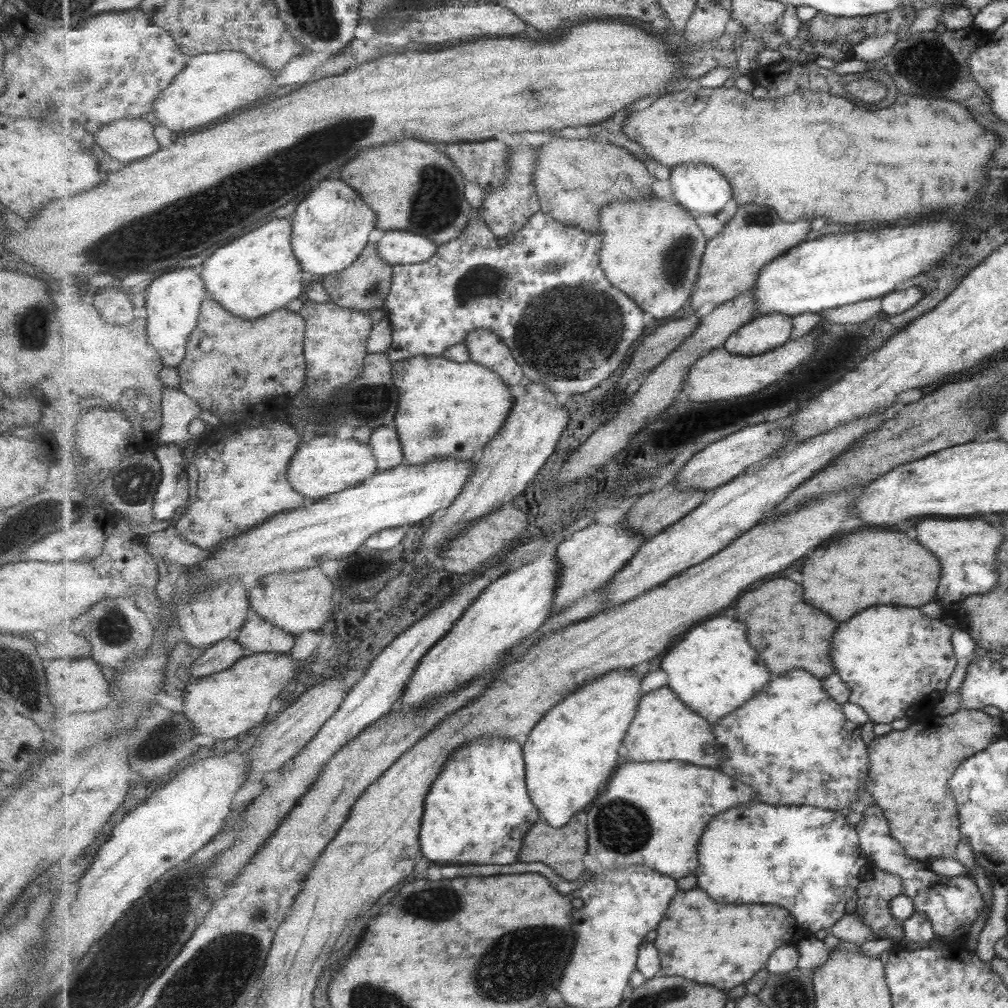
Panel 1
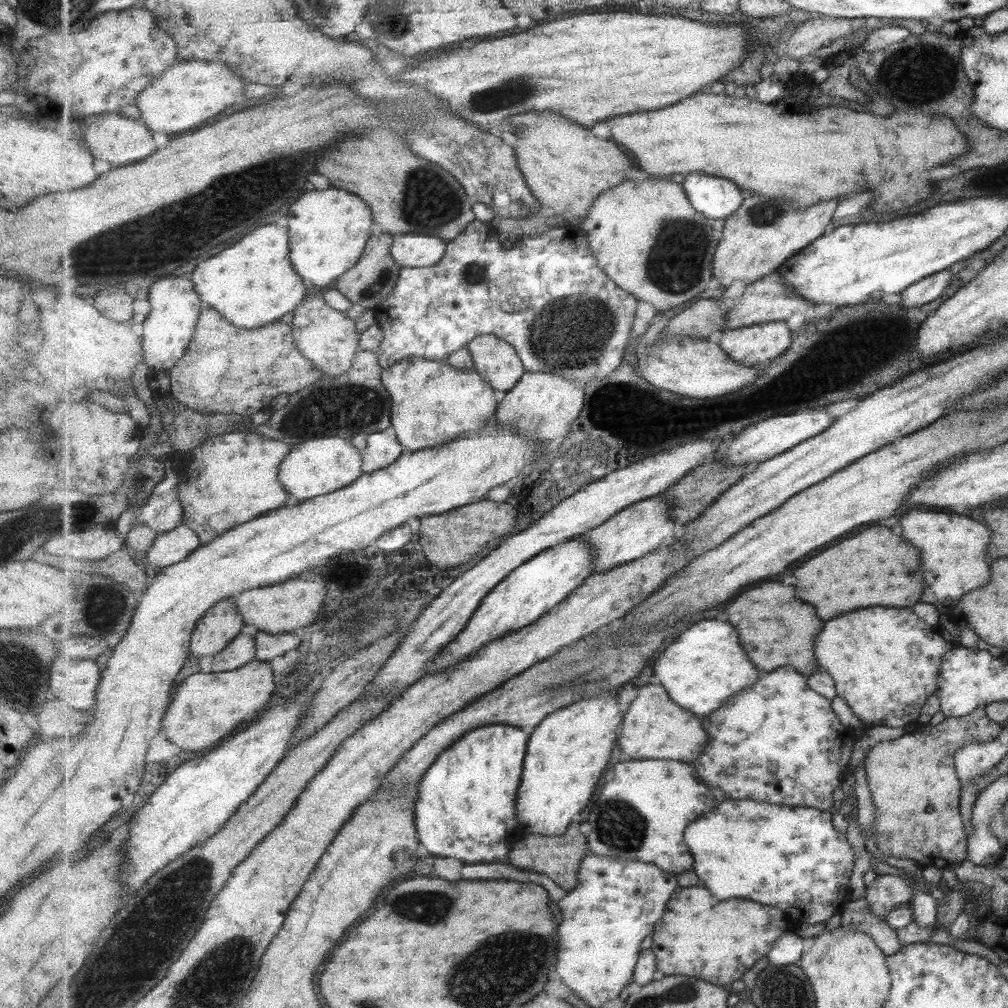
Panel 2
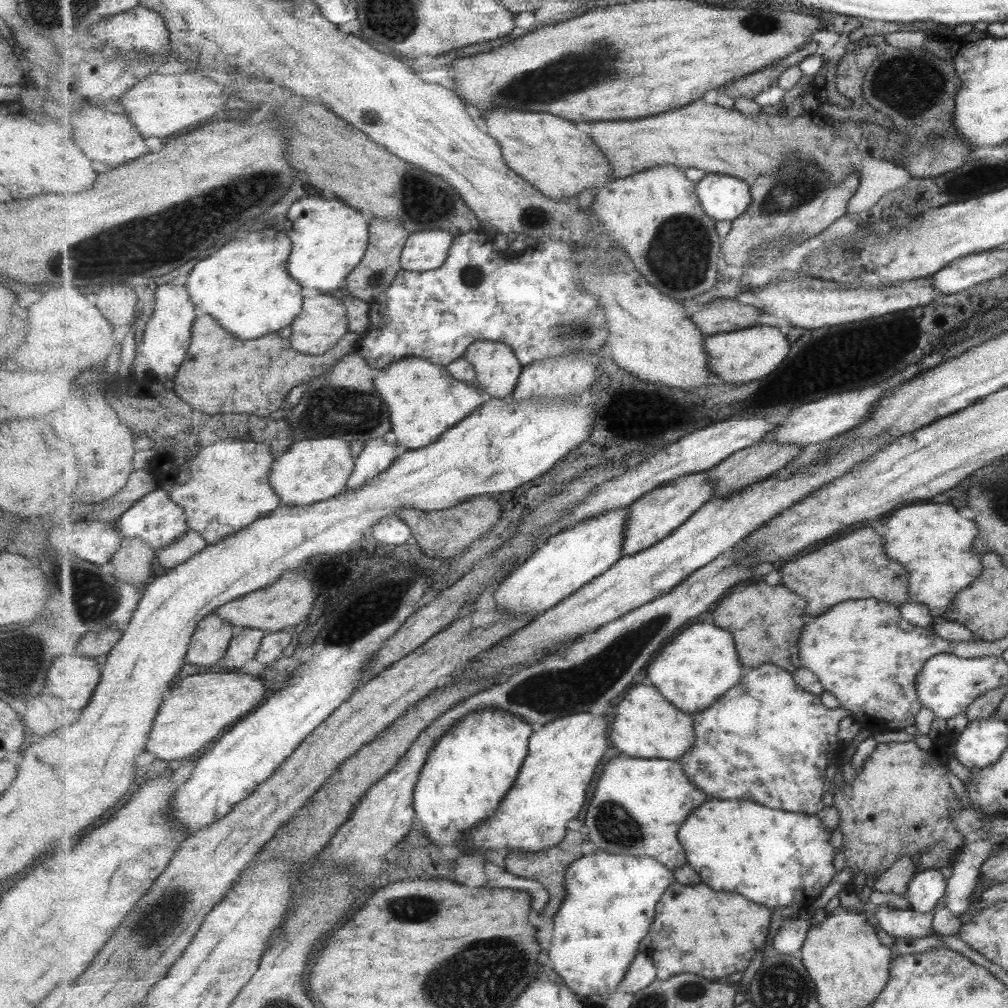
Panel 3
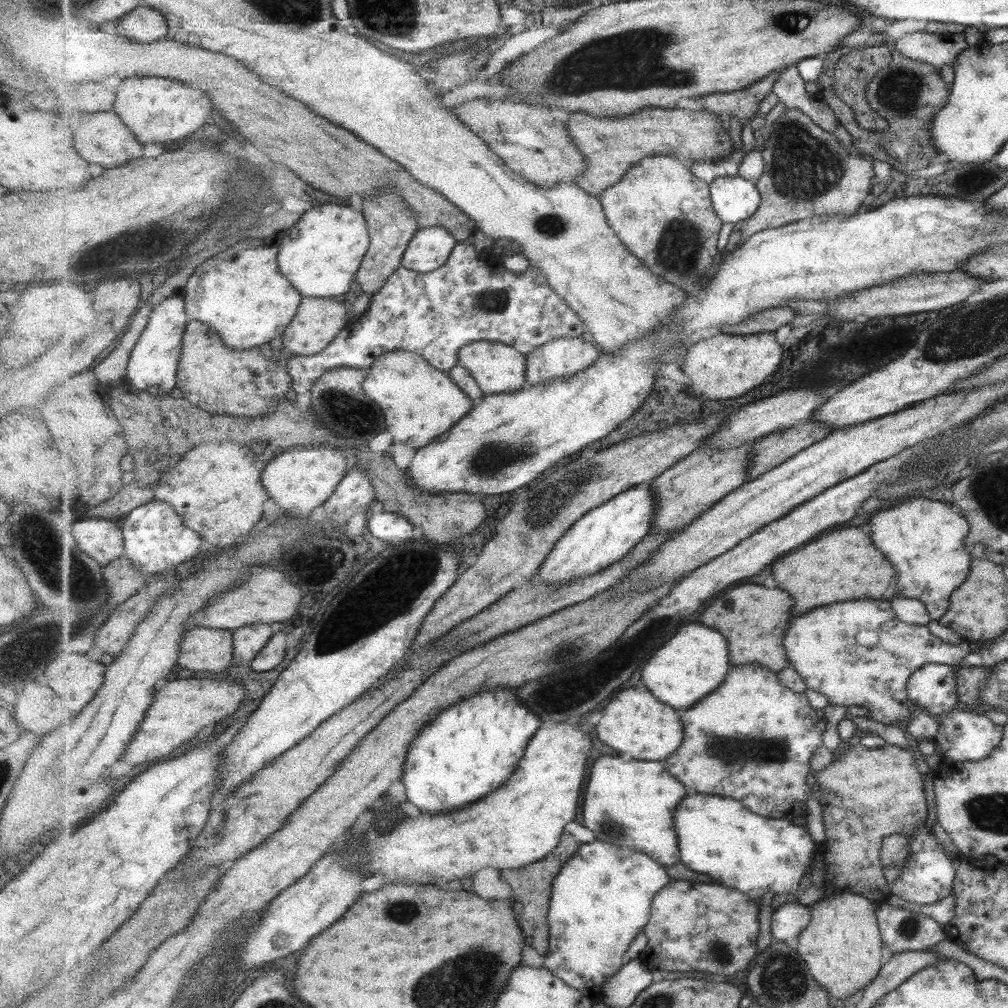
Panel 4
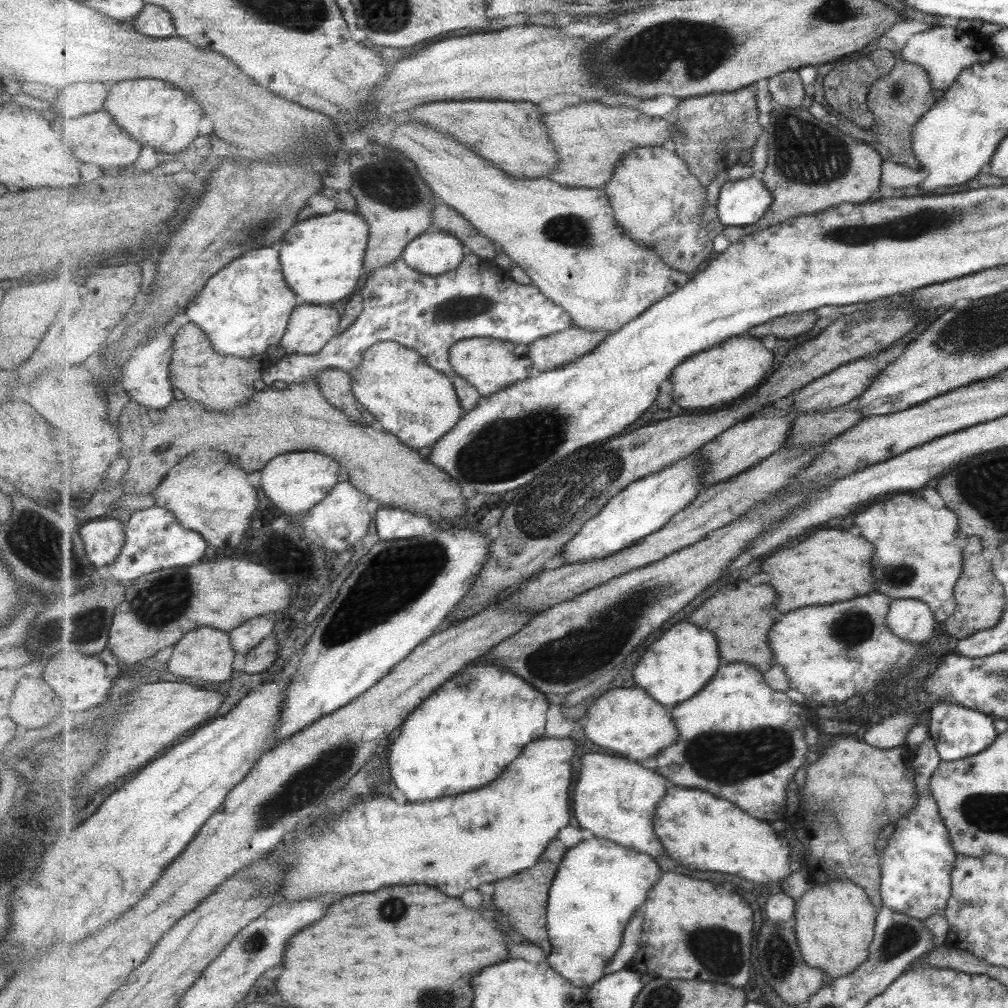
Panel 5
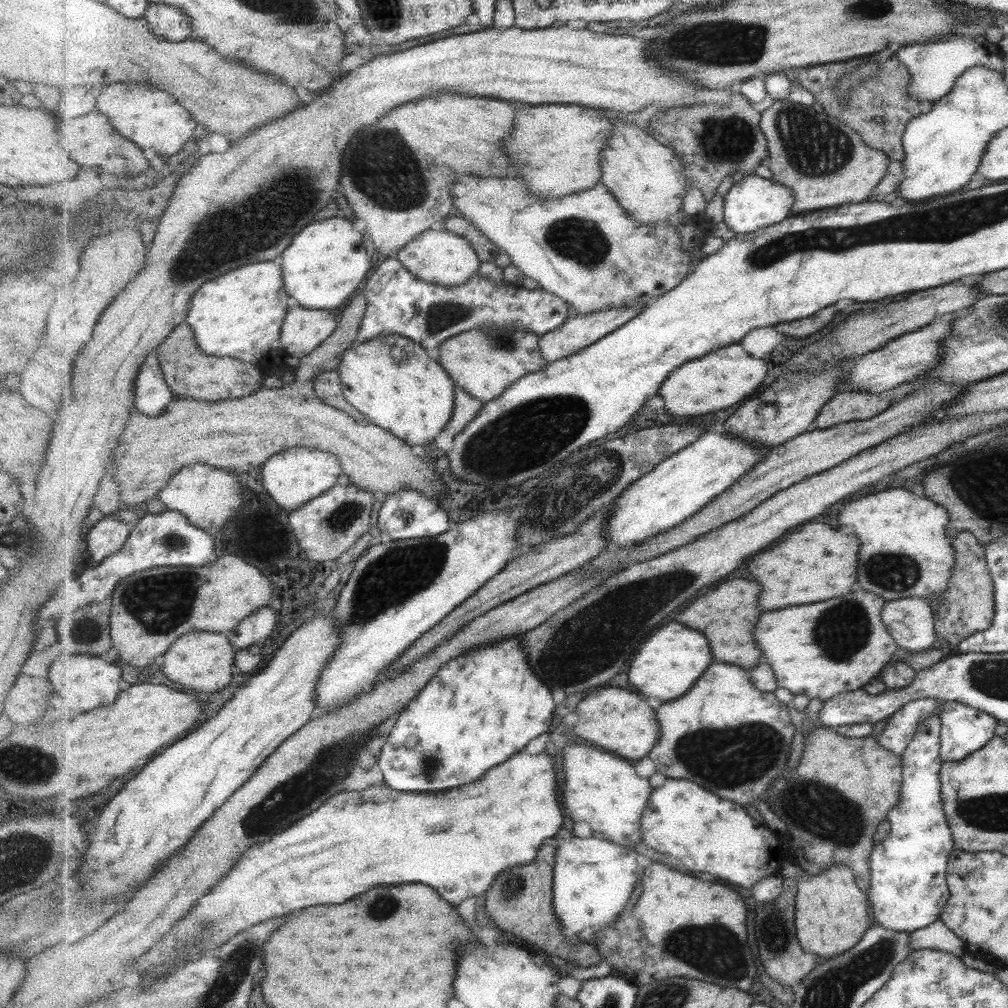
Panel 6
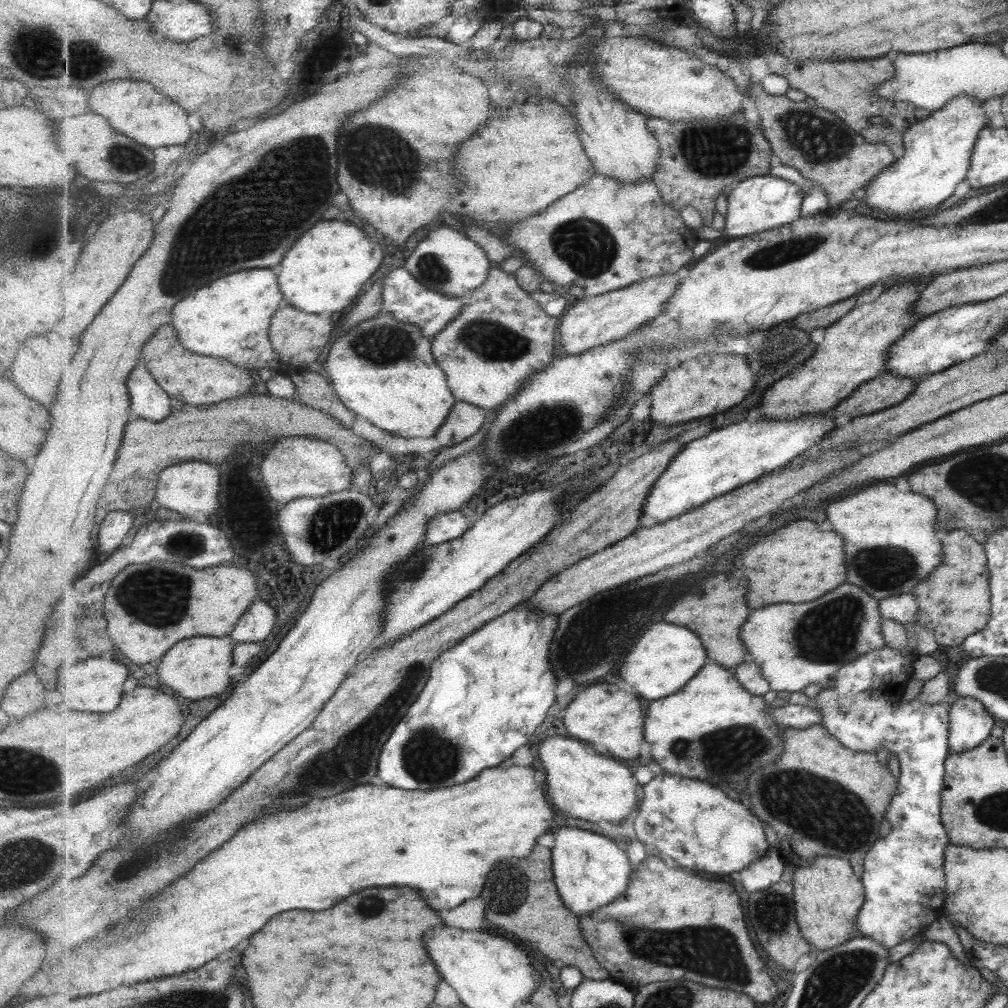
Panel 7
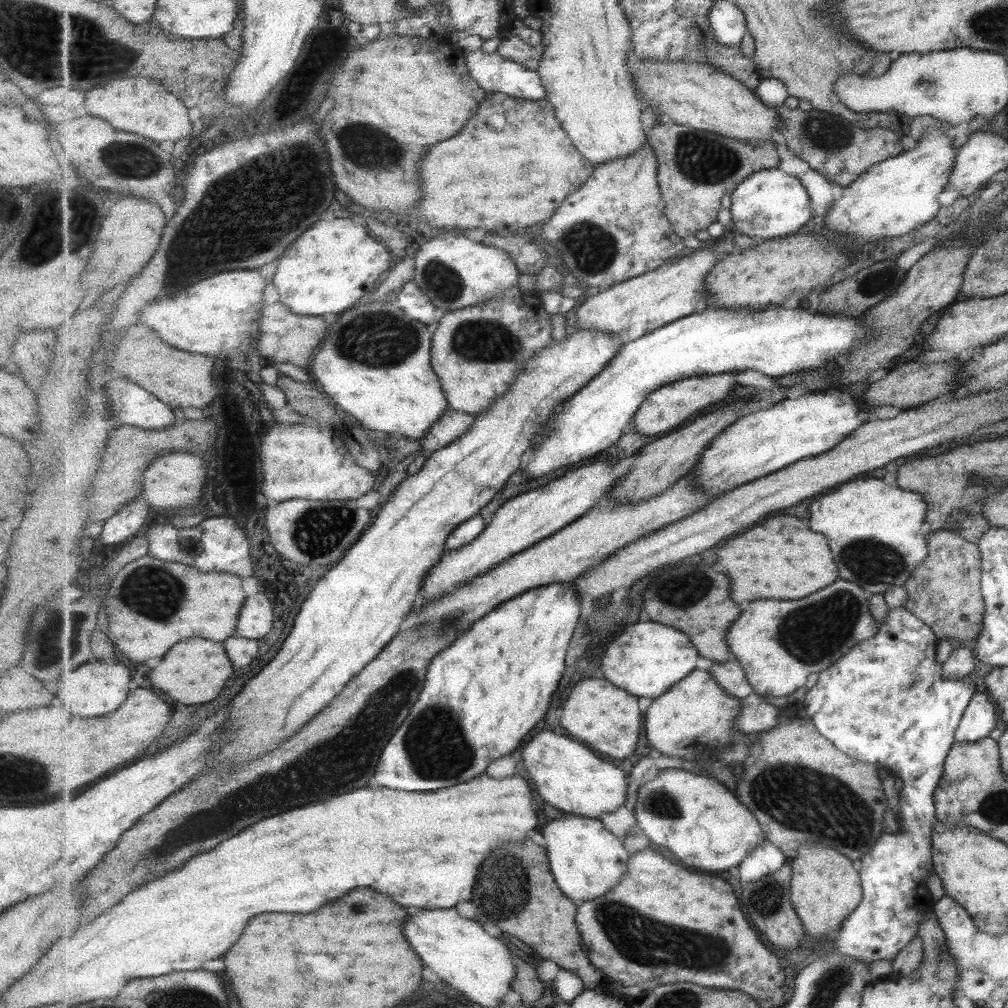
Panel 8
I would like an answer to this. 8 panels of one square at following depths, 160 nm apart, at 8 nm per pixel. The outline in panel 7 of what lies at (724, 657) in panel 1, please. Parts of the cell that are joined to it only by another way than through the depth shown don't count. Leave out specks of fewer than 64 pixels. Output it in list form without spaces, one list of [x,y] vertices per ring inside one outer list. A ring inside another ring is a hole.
[[[655,624],[653,630],[645,634],[645,638],[635,646],[635,650],[625,658],[623,664],[623,678],[635,686],[641,698],[656,701],[667,698],[679,690],[683,690],[689,682],[707,665],[709,658],[705,652],[703,641],[694,630],[675,626],[675,624]]]

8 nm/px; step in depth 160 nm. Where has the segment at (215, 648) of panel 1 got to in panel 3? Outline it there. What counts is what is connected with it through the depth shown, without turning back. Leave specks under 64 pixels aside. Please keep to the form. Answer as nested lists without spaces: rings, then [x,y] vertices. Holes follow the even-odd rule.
[[[242,628],[237,631],[237,634],[231,641],[227,656],[223,659],[227,666],[227,673],[235,673],[251,660],[256,659],[257,652],[263,642],[266,630],[254,628]]]

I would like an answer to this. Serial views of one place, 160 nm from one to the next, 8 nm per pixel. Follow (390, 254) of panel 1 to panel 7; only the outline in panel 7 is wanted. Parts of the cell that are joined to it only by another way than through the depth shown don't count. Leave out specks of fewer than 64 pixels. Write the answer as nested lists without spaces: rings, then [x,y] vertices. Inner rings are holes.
[[[433,227],[409,256],[404,266],[426,287],[454,297],[467,297],[487,280],[495,266],[488,254],[459,227]]]

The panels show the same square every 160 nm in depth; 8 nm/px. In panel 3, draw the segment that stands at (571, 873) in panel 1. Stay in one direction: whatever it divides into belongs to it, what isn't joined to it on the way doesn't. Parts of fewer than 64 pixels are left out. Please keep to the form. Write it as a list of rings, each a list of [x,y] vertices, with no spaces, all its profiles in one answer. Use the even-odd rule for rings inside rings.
[[[569,830],[567,831],[566,837],[553,848],[537,851],[537,852],[521,852],[521,851],[511,851],[507,854],[507,870],[511,874],[517,874],[517,876],[523,876],[523,878],[531,878],[533,880],[538,880],[545,885],[545,888],[550,892],[550,901],[548,907],[545,908],[545,916],[553,918],[561,908],[564,903],[567,894],[568,878],[568,868],[580,858],[583,858],[583,846],[585,838],[583,834],[579,831]]]

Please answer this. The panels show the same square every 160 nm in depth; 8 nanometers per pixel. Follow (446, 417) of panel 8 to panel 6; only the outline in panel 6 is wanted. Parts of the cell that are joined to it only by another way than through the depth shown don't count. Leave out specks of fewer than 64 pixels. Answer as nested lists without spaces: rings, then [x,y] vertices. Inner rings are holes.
[[[456,387],[456,405],[453,418],[442,434],[436,438],[435,446],[449,452],[452,449],[454,438],[465,430],[467,424],[477,416],[483,405],[484,402],[469,391]]]

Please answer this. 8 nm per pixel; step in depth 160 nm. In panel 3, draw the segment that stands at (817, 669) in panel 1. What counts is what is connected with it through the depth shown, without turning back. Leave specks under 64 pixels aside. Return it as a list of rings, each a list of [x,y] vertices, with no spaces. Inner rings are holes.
[[[759,582],[727,598],[715,612],[715,624],[725,626],[725,630],[733,630],[733,634],[737,634],[737,650],[741,650],[741,662],[745,662],[745,666],[753,666],[755,656],[763,648],[771,652],[771,660],[775,664],[794,673],[803,666],[799,656],[799,640],[805,628],[805,608],[807,602],[801,596],[793,594],[789,588]]]

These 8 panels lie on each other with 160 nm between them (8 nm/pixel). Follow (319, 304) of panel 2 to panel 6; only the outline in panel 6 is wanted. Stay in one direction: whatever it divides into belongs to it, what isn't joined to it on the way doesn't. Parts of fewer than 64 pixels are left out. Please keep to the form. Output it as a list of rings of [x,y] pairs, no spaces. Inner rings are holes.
[[[296,304],[288,309],[282,329],[281,348],[290,362],[298,364],[298,360],[309,356],[319,348],[333,333],[336,332],[339,322],[335,320],[334,312],[330,310],[315,310]]]

